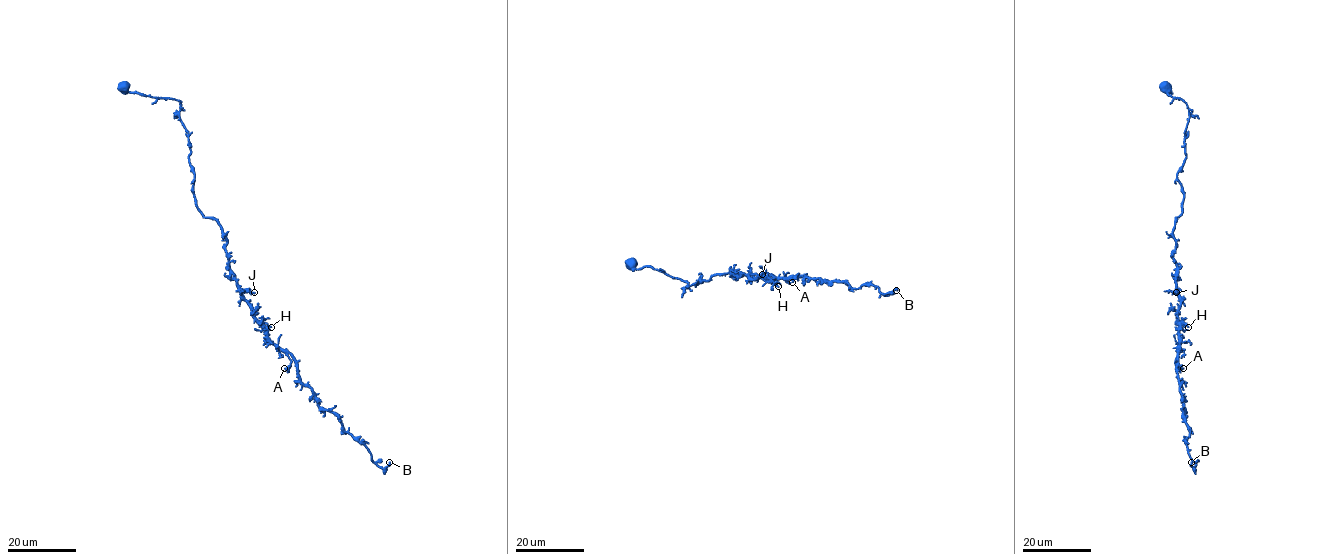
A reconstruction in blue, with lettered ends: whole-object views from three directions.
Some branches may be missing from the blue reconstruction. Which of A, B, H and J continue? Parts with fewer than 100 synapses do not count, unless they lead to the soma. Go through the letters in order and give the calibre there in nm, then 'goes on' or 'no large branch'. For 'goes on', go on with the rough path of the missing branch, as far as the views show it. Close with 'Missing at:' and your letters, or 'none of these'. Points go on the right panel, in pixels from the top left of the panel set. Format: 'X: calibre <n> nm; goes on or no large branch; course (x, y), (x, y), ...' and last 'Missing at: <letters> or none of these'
A: calibre 130 nm; no large branch
B: calibre 130 nm; no large branch
H: calibre 130 nm; no large branch
J: calibre 180 nm; no large branch
Missing at: none of these

